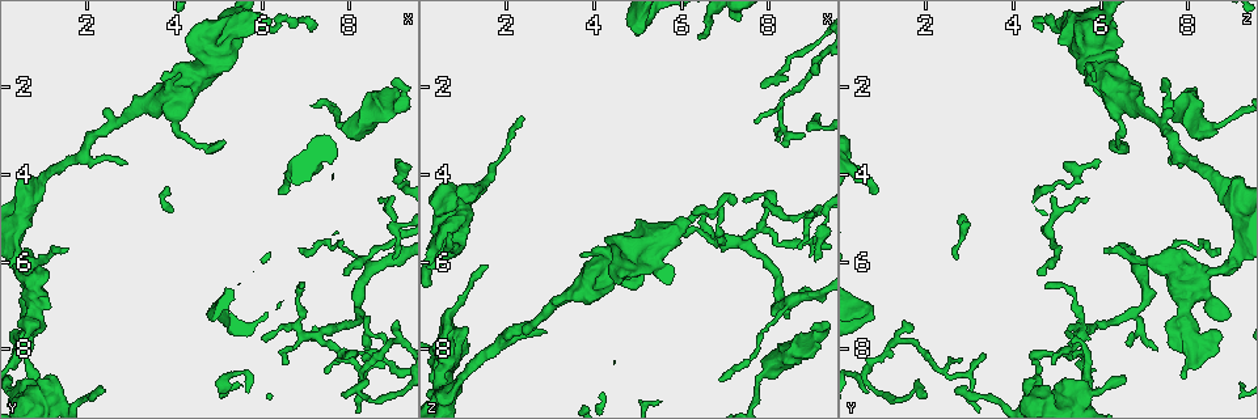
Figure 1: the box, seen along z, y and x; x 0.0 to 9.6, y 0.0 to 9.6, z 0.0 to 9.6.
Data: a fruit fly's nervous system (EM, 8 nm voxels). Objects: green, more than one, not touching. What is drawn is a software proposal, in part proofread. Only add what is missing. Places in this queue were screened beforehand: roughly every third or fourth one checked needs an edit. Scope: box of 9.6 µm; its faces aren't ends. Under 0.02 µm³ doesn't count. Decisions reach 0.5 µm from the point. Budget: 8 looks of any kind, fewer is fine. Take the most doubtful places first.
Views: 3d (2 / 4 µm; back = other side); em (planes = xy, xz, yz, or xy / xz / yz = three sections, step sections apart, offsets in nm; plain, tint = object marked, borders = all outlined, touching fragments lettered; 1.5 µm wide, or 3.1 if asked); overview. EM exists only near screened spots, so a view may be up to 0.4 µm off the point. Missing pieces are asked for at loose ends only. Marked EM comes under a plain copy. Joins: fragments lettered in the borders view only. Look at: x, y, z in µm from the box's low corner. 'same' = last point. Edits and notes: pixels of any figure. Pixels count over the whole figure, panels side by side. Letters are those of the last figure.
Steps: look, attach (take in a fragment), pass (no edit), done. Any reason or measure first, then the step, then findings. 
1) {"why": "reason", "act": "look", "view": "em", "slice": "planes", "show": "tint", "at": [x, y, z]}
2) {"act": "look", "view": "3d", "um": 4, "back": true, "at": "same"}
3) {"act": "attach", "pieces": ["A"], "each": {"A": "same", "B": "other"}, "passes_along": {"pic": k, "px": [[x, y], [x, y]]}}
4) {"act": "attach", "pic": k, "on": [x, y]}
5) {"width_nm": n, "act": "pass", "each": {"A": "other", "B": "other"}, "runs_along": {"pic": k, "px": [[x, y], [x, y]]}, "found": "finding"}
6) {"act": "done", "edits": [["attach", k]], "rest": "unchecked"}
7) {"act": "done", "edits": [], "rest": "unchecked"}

{"why": "tapers out", "act": "look", "view": "3d", "um": 2, "at": [2.40, 8.90, 2.70]}

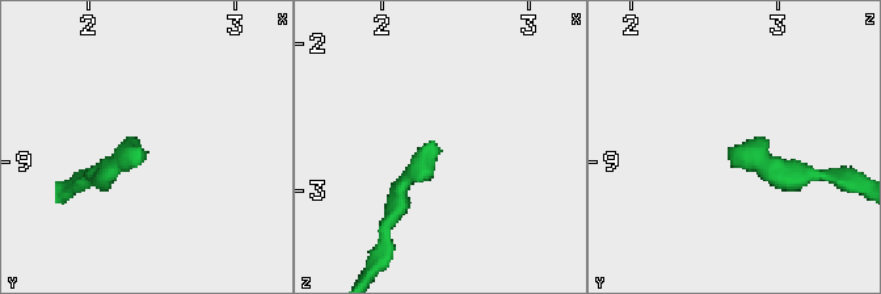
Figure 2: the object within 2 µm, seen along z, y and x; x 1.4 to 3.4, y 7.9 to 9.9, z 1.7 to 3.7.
{"why": "shape alone is not enough", "act": "look", "view": "em", "slice": "planes", "show": "tint", "at": [2.34, 8.92, 2.68]}

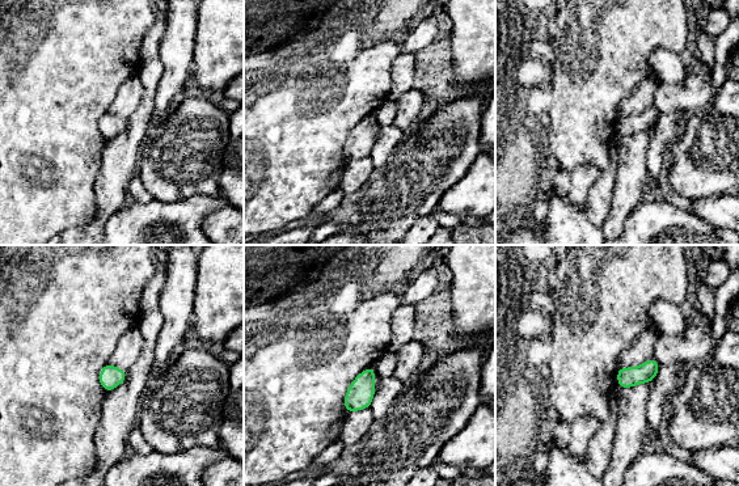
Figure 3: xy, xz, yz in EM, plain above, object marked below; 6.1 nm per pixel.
{"act": "look", "view": "em", "slice": "planes", "show": "borders", "at": "same"}

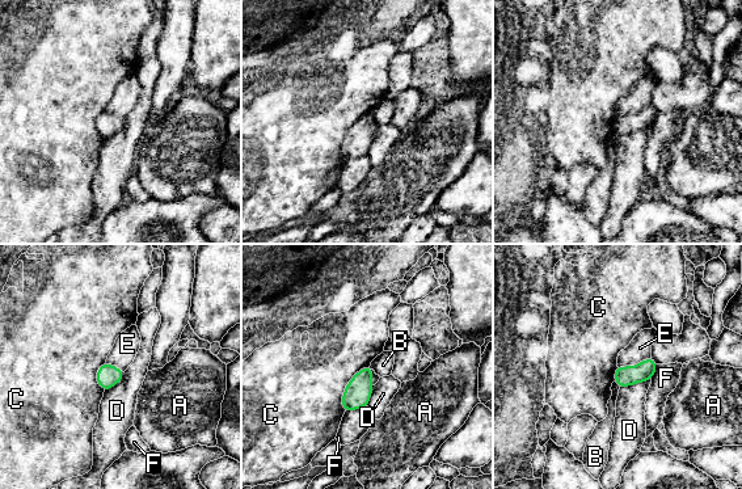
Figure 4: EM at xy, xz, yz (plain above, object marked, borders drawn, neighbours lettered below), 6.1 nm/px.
{"width_nm": 120, "act": "pass", "each": {"A": "other", "B": "other", "C": "other", "D": "other", "E": "other", "F": "other"}, "border": {"pic": 4, "px": [[650, 355], [635, 365], [618, 366]]}, "found": "none of them fits"}

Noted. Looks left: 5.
{"why": "tapers out", "act": "look", "view": "em", "slice": "yz", "step": 8, "show": "borders", "at": [7.20, 0.65, 4.65]}

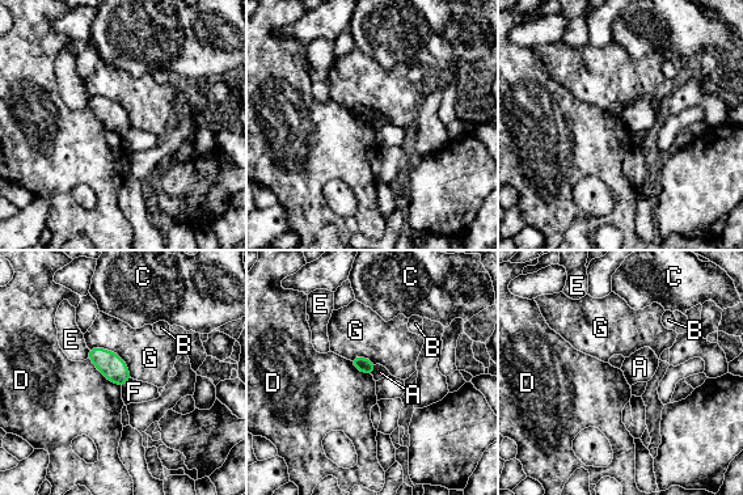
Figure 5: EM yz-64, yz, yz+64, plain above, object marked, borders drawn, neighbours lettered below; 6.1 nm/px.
{"act": "pass", "each": {"A": "other", "B": "other", "C": "other", "D": "other", "E": "other", "F": "other", "G": "other"}, "found": "none of them fits"}

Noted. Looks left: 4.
{"why": "tapers out", "act": "look", "view": "em", "slice": "planes", "show": "borders", "at": [7.65, 8.25, 2.85]}

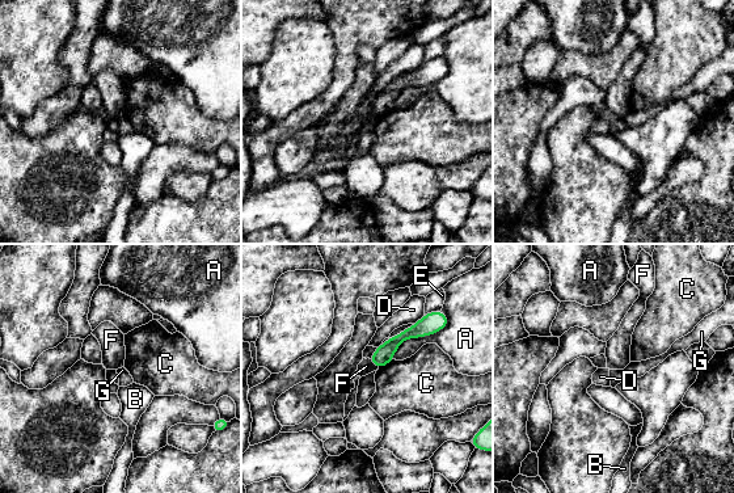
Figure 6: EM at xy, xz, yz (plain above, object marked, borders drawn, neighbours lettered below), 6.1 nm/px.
{"act": "pass", "each": {"A": "other", "B": "other", "C": "other", "D": "other", "E": "other", "F": "other", "G": "other"}, "runs_along": {"pic": 6, "px": [[426, 319], [378, 363]]}, "found": "no lettered fragment goes on from it"}

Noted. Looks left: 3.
{"act": "done", "edits": [], "rest": "unchecked"}

